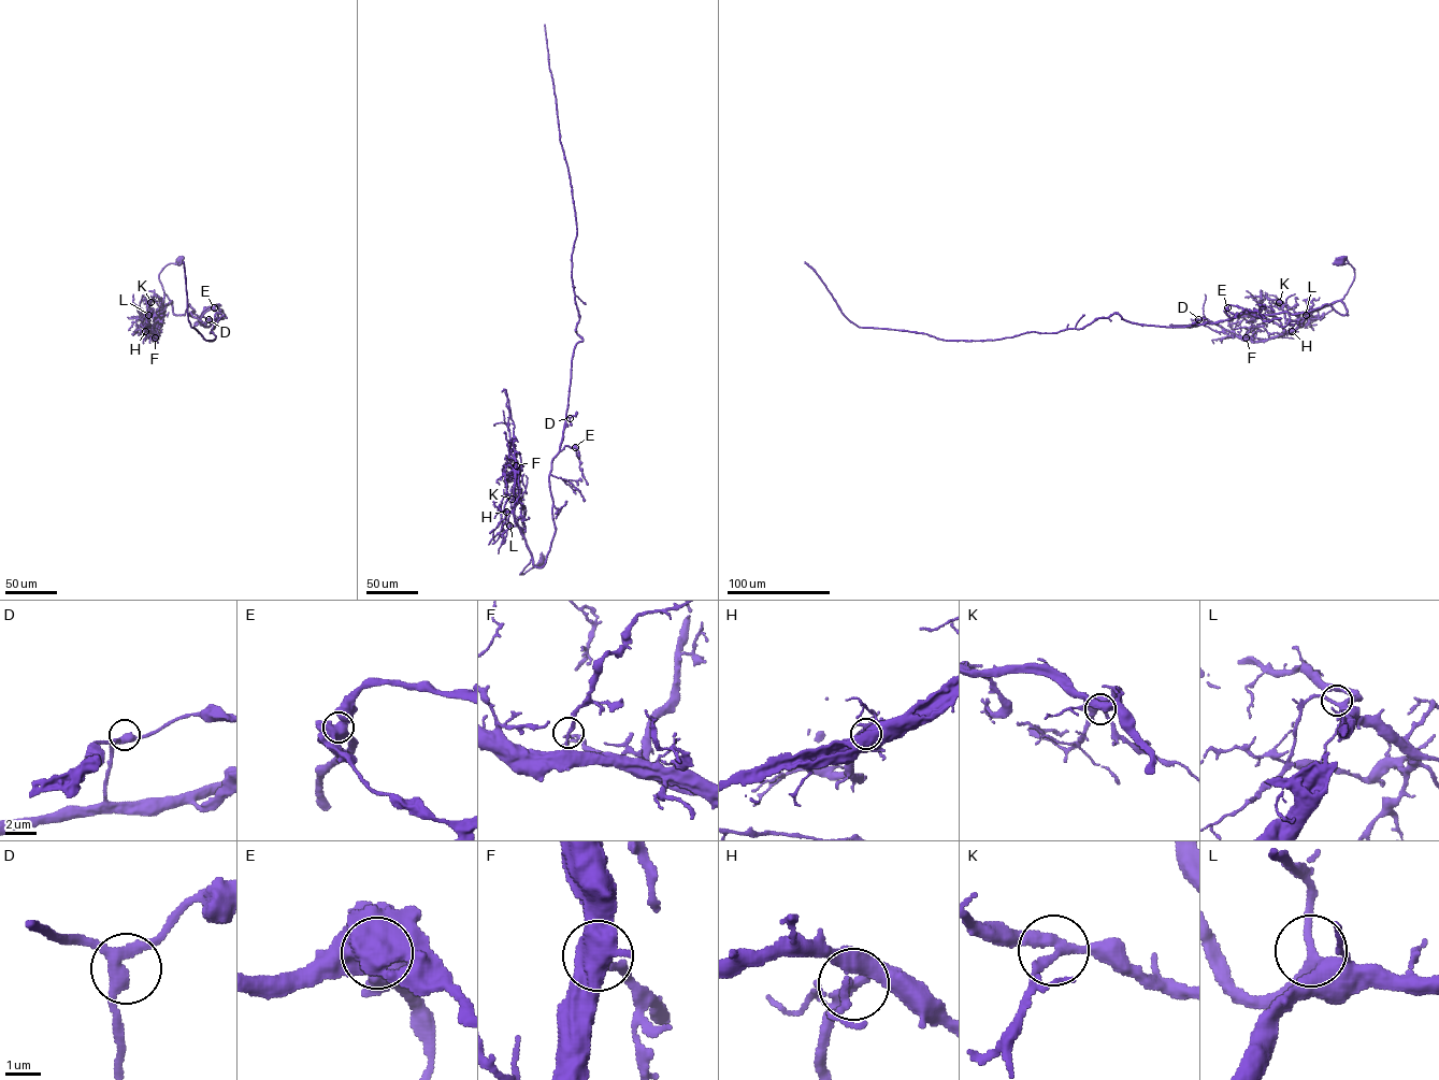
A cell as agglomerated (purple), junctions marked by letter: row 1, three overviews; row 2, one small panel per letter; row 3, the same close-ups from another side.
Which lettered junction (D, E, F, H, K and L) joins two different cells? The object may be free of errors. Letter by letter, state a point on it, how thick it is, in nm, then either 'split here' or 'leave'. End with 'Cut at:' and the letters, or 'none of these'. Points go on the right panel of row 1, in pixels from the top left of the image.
D: place (1198, 319); calibre 320 nm; leave
E: place (1227, 307); calibre 600 nm; leave
F: place (1246, 337); calibre 190 nm; leave
H: place (1292, 331); calibre 260 nm; leave
K: place (1279, 302); calibre 240 nm; leave
L: place (1306, 315); calibre 260 nm; leave
Cut at: none of these

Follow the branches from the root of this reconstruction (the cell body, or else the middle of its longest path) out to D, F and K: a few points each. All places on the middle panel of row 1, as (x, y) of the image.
D: (542, 561), (519, 574), (531, 559), (541, 567), (550, 548), (556, 527), (549, 474), (570, 418)
F: (542, 561), (519, 574), (529, 563), (531, 553), (515, 521), (516, 465)
K: (542, 561), (519, 574), (529, 563), (531, 553), (517, 523), (522, 504), (512, 499)

